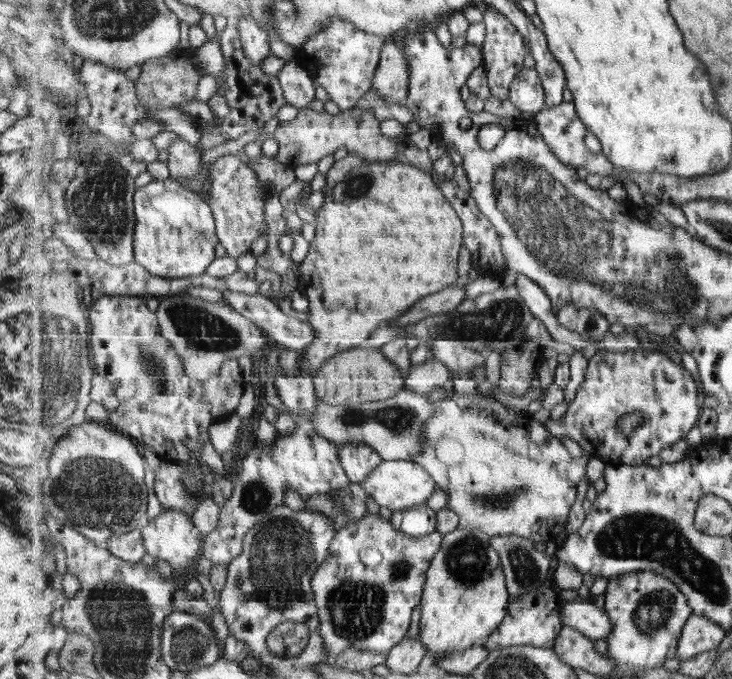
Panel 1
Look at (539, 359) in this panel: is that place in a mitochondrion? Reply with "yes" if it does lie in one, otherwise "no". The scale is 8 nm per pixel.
no

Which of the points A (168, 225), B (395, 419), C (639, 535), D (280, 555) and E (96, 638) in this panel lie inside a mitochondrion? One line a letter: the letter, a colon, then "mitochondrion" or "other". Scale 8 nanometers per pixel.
A: other
B: mitochondrion
C: mitochondrion
D: mitochondrion
E: mitochondrion

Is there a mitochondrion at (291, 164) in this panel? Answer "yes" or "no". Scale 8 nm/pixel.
no

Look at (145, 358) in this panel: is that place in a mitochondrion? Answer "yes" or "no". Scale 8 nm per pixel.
yes

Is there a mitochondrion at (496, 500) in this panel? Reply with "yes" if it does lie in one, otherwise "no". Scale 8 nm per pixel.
yes

